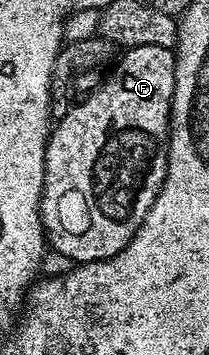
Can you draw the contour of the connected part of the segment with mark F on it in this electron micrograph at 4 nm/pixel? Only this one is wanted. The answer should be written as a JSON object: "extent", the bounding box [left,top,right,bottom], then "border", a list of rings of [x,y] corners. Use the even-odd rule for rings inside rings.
{"extent":[39,44,175,264],"border":[[[157,44],[132,46],[122,51],[114,66],[115,71],[84,102],[76,101],[68,113],[54,123],[47,136],[47,171],[43,174],[39,219],[43,221],[46,245],[52,251],[71,258],[75,264],[100,262],[102,258],[112,258],[124,250],[135,229],[143,223],[167,175],[175,51]]]}

